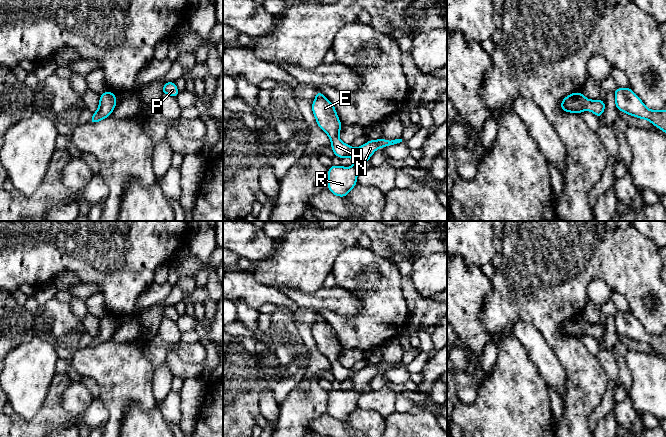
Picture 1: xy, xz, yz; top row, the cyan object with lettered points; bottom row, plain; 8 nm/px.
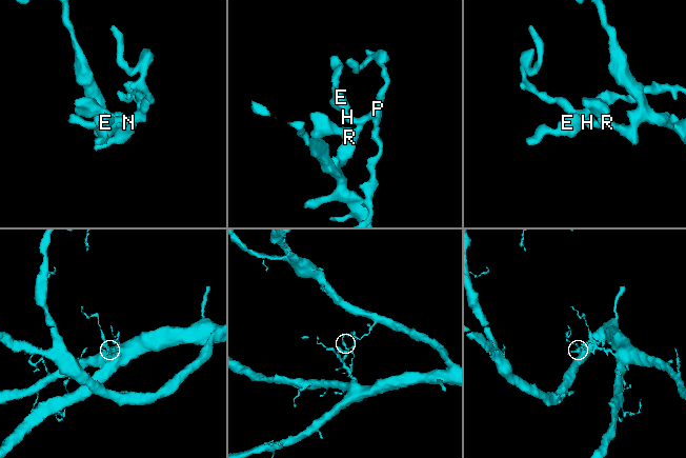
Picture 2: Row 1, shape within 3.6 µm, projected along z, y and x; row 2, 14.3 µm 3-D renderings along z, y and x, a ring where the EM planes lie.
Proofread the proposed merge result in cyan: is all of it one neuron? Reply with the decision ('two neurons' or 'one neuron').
one neuron

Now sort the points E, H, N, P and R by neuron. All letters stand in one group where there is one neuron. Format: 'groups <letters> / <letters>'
groups E H N P R

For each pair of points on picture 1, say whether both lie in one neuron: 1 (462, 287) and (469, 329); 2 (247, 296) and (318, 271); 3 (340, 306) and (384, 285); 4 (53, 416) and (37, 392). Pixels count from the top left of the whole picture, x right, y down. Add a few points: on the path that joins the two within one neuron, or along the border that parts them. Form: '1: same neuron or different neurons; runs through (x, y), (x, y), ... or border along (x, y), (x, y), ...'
1: same neuron; runs through (462, 297), (462, 305), (467, 310), (467, 319)
2: different neurons; border along (252, 274), (260, 282), (280, 290)
3: different neurons; border along (337, 285), (359, 300), (360, 308), (355, 315)
4: different neurons; border along (52, 380), (44, 402), (29, 420)

